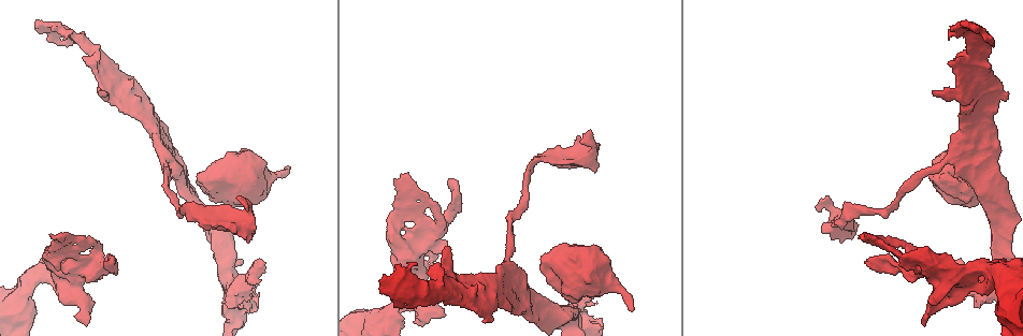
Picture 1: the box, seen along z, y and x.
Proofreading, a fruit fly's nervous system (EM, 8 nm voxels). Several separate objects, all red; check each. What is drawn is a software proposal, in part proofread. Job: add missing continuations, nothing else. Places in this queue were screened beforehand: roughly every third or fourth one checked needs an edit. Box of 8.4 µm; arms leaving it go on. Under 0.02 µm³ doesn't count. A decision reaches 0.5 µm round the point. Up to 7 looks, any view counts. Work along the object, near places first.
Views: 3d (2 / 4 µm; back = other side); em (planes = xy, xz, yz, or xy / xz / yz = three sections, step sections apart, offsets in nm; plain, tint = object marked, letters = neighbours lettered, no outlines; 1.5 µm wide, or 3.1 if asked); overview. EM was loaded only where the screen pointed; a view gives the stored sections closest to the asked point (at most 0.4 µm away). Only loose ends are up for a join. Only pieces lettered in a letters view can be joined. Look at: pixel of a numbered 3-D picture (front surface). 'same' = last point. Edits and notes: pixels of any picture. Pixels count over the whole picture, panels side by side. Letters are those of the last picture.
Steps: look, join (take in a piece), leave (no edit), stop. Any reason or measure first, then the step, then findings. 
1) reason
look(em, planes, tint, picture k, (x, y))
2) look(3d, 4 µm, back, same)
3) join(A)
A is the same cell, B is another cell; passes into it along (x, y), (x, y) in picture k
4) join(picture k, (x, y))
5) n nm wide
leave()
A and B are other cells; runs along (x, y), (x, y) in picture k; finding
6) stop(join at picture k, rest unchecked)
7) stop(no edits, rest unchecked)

an open end
look(em, planes, letters, picture 1, (445, 315))

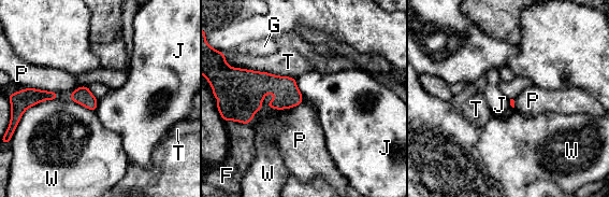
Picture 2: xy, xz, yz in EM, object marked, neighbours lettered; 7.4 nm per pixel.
leave()
F, G, J, P, T and W are other cells; no lettered piece goes on from it

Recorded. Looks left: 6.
branch stops here
look(em, planes, letters, picture 1, (37, 20))

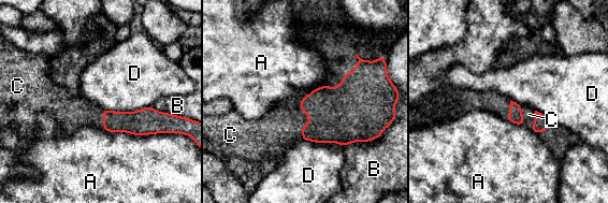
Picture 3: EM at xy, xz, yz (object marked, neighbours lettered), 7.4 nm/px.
join(C)
C is the same cell, A, B and D are other cells; passes into it along (341, 115), (307, 115), (280, 127) in picture 3; the neuron continues

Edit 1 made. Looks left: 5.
an open end
look(em, planes, plain, picture 1, (630, 310))

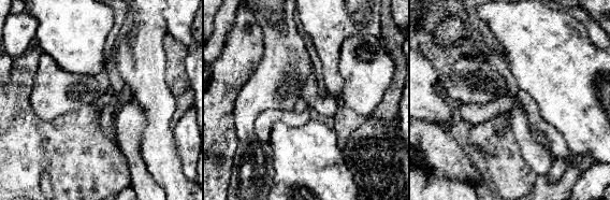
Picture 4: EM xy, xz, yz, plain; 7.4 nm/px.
what lies round it
look(em, planes, letters, same)

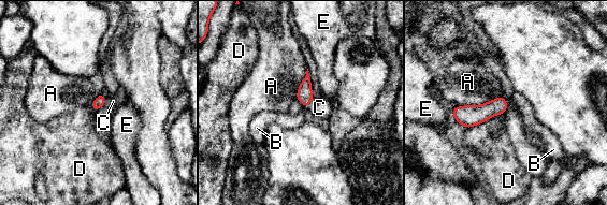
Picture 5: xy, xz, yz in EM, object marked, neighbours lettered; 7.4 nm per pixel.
A touches over 340 nm
join(C)
C is the same cell, A, B, D and E are other cells; passes into it along (99, 102), (104, 100), (113, 101) in picture 5; it goes on there

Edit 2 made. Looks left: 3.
stop(join at picture 3, join at picture 5, rest unchecked)

